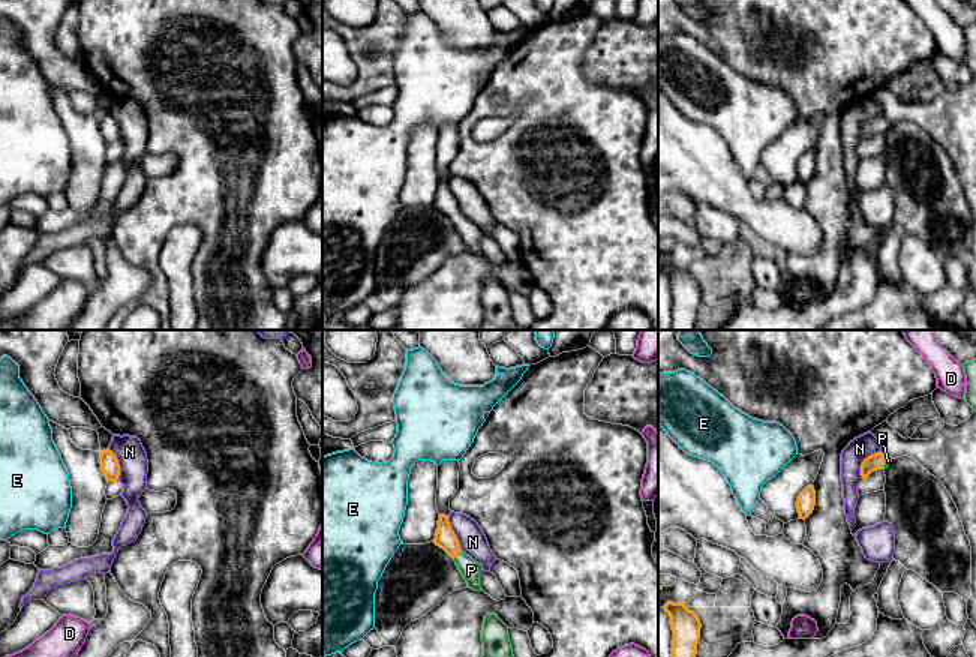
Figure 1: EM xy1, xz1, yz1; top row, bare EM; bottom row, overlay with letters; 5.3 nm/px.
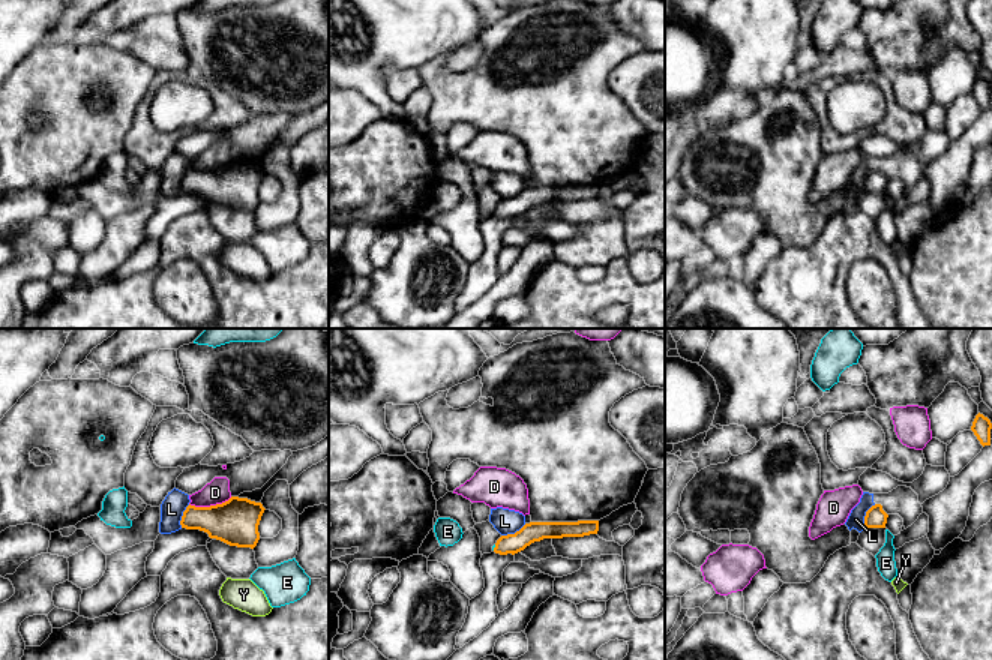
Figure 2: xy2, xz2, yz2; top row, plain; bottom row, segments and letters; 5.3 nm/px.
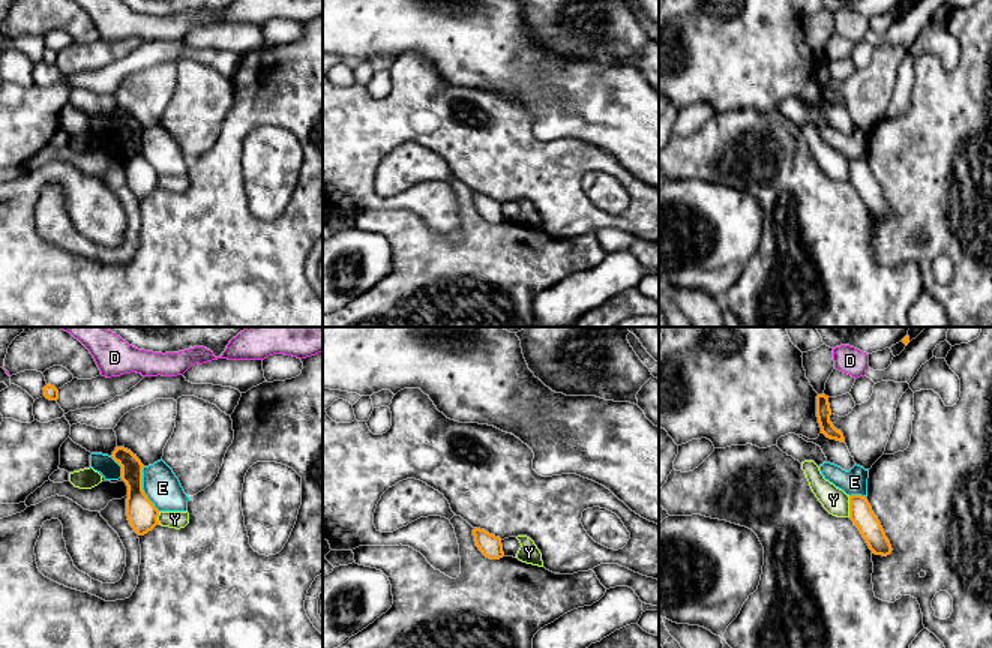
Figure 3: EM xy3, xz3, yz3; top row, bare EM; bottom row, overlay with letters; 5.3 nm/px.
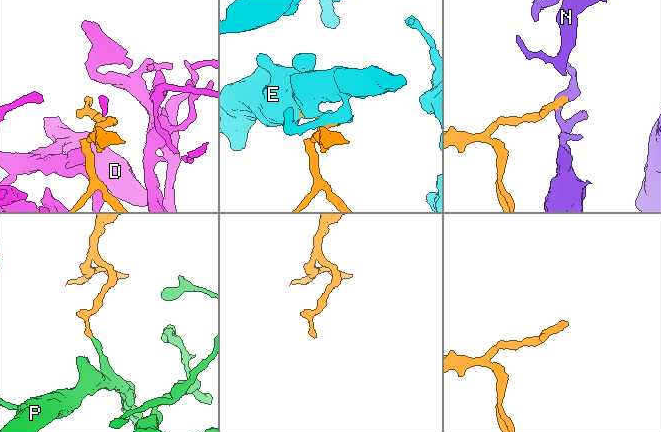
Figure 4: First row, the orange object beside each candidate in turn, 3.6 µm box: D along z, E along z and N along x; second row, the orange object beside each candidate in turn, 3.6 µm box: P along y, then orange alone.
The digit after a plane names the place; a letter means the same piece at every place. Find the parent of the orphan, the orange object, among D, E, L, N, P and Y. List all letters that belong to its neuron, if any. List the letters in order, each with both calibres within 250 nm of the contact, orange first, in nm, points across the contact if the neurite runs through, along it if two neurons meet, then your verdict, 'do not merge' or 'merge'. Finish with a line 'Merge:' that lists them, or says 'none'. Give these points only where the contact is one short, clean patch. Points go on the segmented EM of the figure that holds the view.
D: 240/130 nm | along xy2 (231, 497), (209, 506), (189, 504) | do not merge
E: 160/190 nm | do not merge
L: 110/90 nm | along yz2 (875, 504), (866, 512), (863, 527) | do not merge
N: 90/120 nm | along yz1 (880, 450), (862, 462), (862, 479) | do not merge
P: 110/110 nm | across xz1 (446, 539), (458, 552), (471, 570) | merge
Y: 130/140 nm | along yz3 (848, 497), (850, 516) | do not merge
Merge: P

